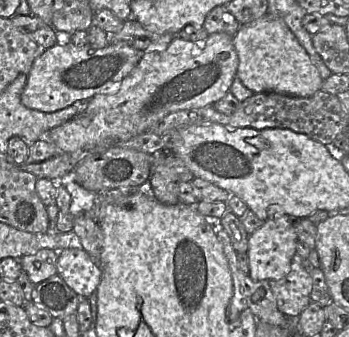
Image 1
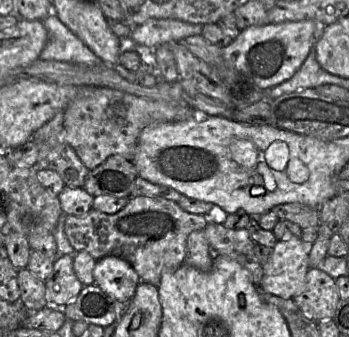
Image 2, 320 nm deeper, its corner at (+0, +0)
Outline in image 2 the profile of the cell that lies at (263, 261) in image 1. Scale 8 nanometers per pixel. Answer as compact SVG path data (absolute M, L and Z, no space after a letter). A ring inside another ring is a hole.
M296 236L277 240L272 248L269 260L263 266L260 289L284 299L293 299L295 295L300 293L305 284L307 271L310 268L308 245L311 244L305 244L301 238Z

